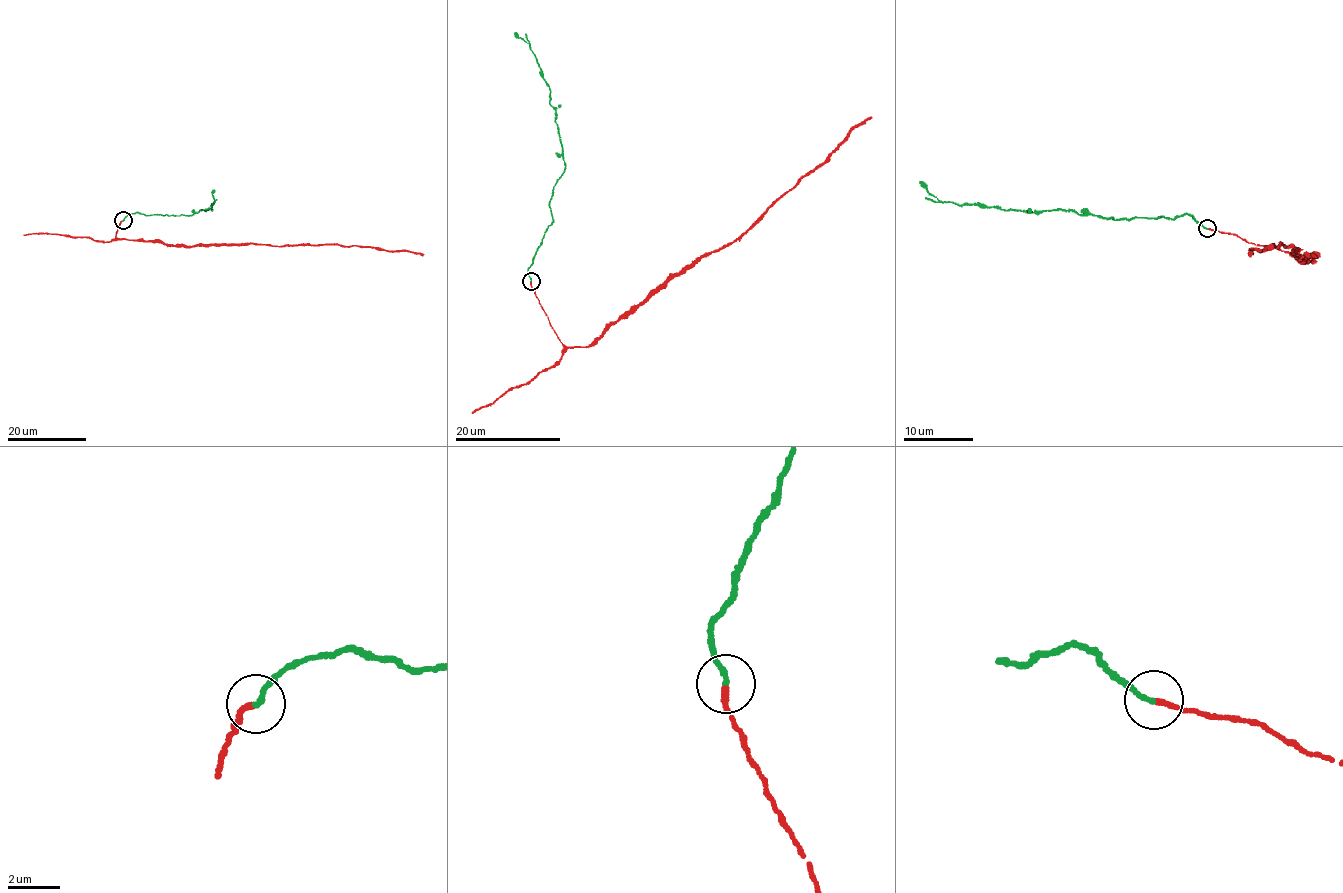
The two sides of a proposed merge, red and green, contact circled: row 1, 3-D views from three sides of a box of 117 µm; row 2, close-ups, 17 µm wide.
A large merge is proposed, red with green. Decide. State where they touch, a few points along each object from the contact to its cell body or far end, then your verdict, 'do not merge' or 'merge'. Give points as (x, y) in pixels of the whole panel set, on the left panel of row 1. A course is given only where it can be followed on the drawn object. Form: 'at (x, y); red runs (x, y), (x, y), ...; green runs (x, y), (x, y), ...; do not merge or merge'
at (123, 220); red runs (122, 220), (115, 235), (117, 239), (198, 246), (339, 244), (424, 254); green runs (123, 220), (135, 213), (189, 215), (206, 210), (214, 204), (213, 190); merge

